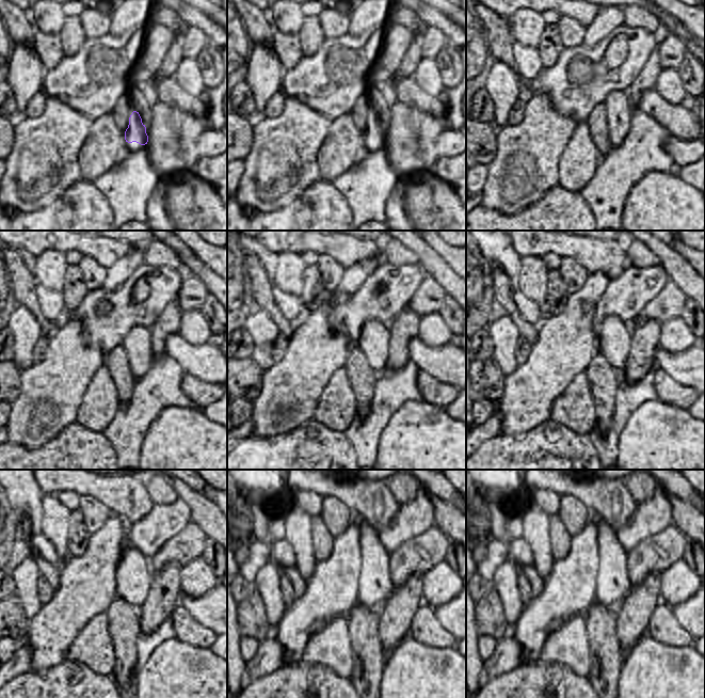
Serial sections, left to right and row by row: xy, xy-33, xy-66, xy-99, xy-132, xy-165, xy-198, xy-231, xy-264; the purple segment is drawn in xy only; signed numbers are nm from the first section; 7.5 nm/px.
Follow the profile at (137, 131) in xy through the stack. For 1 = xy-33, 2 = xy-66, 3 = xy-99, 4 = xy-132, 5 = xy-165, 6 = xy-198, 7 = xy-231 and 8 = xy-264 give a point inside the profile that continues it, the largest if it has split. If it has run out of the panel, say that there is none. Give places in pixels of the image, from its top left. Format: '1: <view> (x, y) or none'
1: xy-33 (382, 105)
2: xy-66 (620, 110)
3: xy-99 (138, 342)
4: xy-132 (374, 342)
5: xy-165 (614, 335)
6: xy-198 (134, 574)
7: xy-231 (375, 583)
8: xy-264 (613, 583)

